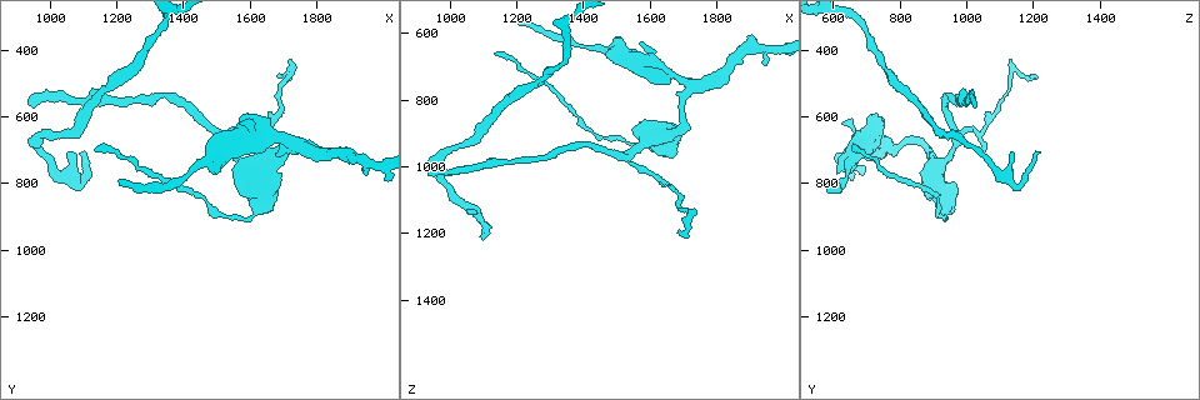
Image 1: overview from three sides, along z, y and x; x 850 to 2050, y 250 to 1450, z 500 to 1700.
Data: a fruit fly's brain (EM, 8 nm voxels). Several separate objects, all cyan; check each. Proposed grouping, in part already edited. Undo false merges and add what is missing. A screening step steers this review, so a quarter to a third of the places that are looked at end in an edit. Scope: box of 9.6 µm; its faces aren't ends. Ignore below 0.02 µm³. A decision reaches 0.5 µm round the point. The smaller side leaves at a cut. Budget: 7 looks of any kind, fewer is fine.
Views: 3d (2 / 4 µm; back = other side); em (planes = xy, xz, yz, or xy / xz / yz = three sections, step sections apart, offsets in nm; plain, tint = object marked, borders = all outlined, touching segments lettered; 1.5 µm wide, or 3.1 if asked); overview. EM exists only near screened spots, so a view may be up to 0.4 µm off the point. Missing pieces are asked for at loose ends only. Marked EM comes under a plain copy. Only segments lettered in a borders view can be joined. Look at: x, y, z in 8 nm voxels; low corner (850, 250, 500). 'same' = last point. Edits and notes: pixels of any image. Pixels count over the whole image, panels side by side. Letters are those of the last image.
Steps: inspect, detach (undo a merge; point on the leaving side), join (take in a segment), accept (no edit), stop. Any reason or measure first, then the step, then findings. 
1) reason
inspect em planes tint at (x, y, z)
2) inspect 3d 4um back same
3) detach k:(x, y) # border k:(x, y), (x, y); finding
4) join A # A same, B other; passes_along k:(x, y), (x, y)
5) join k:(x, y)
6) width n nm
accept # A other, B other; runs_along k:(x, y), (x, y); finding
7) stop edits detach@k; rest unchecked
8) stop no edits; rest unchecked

three arms meet
inspect 3d 4um back at (1710, 690, 770)

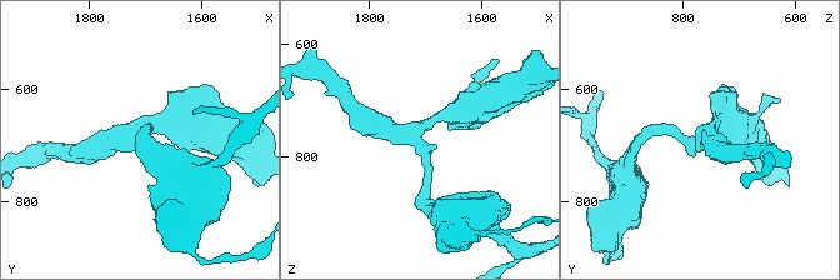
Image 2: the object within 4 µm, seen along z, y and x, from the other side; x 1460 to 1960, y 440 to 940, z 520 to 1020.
arms 3; arm_widths 170, 260, 320 nm; now the EM
inspect em planes borders at (1715, 690, 770)

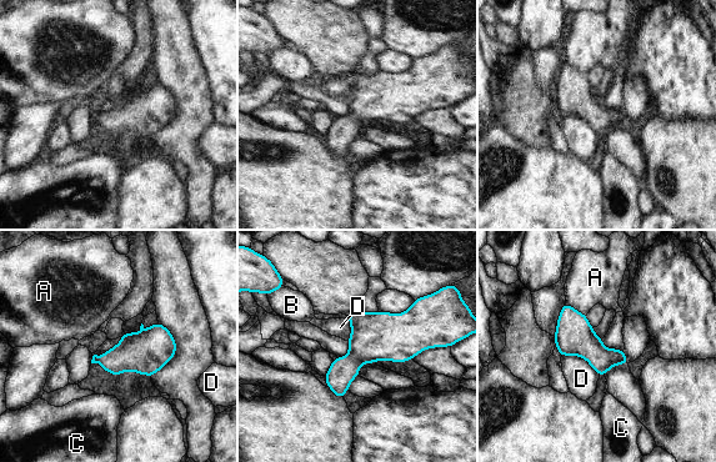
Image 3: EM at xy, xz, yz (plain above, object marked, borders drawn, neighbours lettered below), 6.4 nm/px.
accept # A other, B other, C other, D other; one neuron here

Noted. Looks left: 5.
free end
inspect 3d 2um at (1710, 490, 1220)

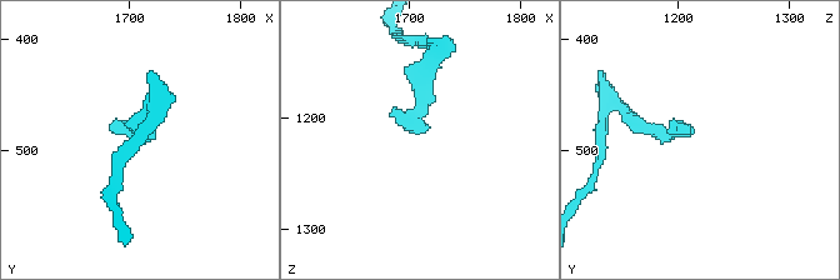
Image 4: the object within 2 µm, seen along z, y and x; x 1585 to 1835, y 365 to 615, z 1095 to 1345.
inspect em yz step 4 borders at (1712, 488, 1210)

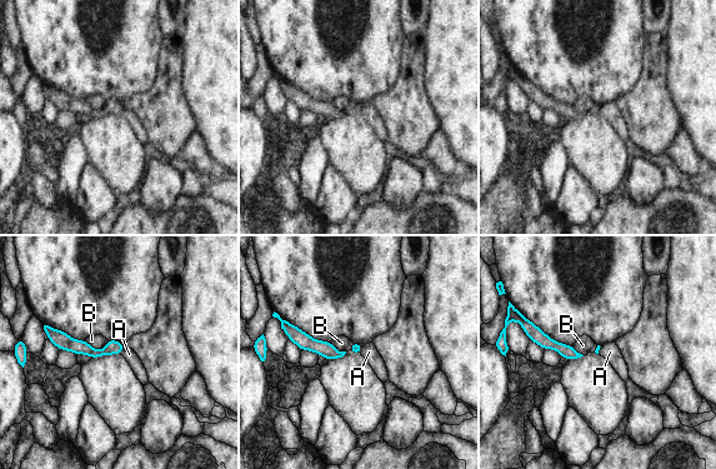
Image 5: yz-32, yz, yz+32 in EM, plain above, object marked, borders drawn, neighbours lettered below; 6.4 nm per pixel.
accept # A other, B other; runs_along 5:(49, 330), (93, 353), (120, 347); no lettered segment goes on from it

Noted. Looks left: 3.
branch stops here
inspect 3d 4um at (940, 560, 1020)

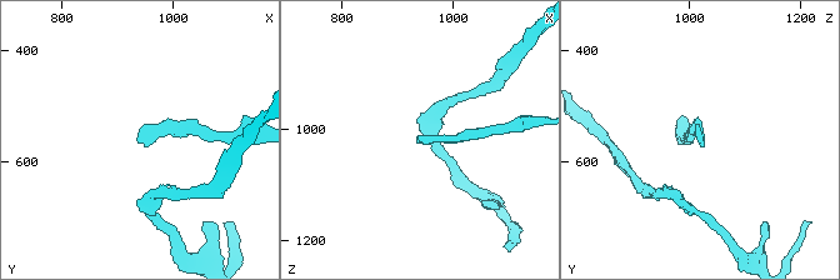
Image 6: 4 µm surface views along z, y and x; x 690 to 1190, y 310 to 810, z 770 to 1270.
inspect em xy step 4 borders at (940, 565, 1025)

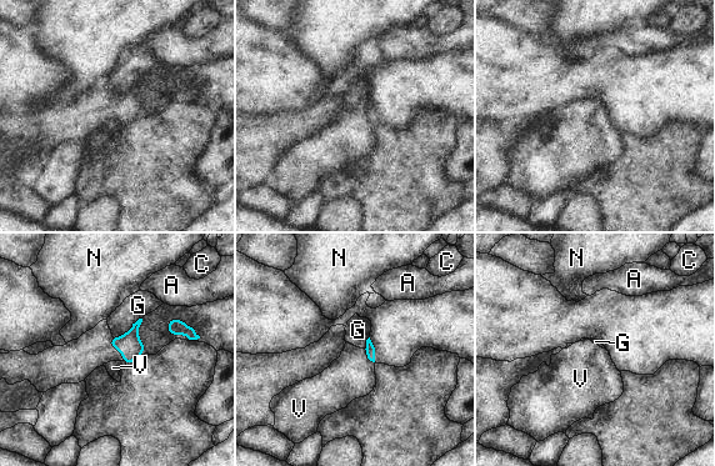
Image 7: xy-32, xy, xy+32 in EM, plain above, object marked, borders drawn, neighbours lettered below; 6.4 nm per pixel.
accept # A other, C other, G other, N other, V other; border 7:(141, 317), (125, 332), (113, 337); none of them fits

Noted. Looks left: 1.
stop no edits; rest unchecked

